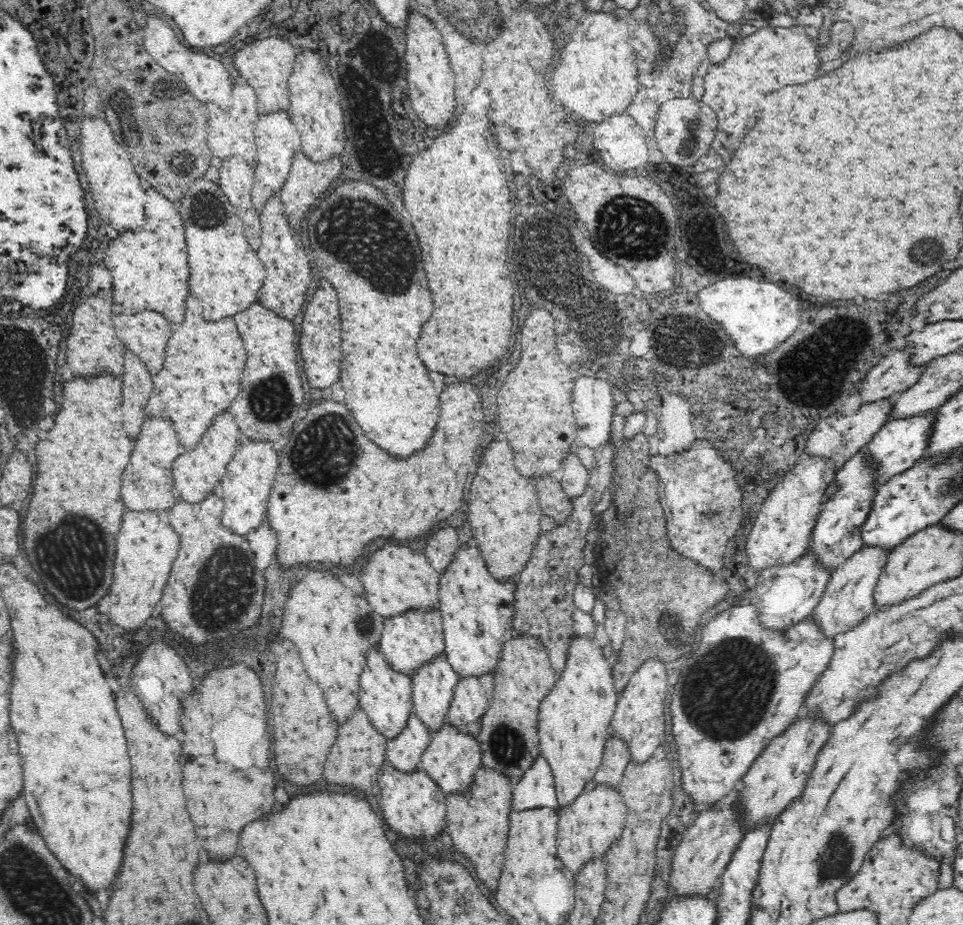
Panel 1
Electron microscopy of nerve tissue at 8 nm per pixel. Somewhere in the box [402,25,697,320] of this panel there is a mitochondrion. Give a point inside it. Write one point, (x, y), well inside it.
(627, 227)

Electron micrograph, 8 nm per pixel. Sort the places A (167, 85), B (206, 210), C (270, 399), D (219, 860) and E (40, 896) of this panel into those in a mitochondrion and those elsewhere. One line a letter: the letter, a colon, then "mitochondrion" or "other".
A: mitochondrion
B: mitochondrion
C: mitochondrion
D: other
E: mitochondrion

